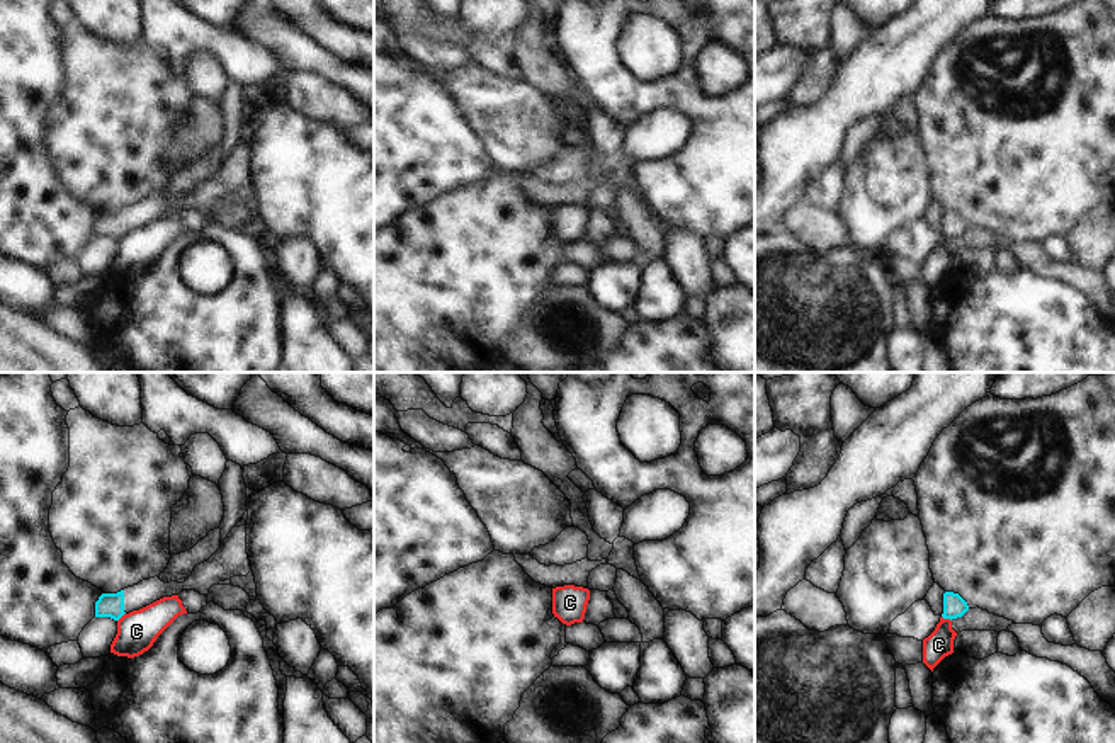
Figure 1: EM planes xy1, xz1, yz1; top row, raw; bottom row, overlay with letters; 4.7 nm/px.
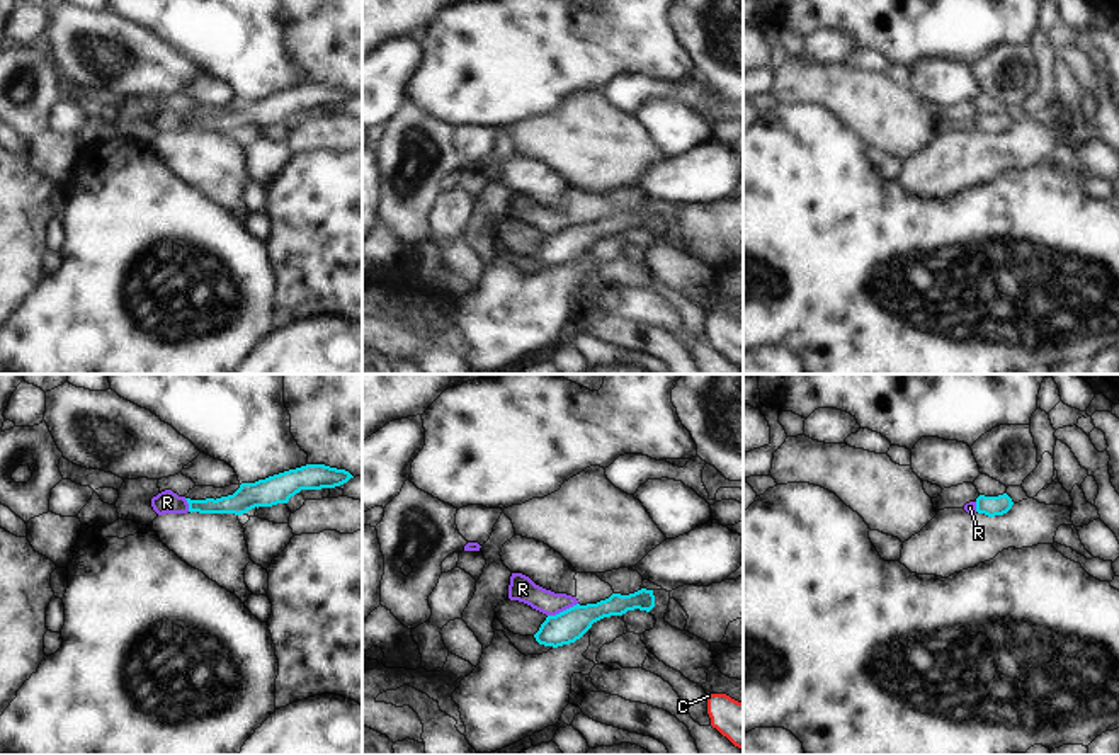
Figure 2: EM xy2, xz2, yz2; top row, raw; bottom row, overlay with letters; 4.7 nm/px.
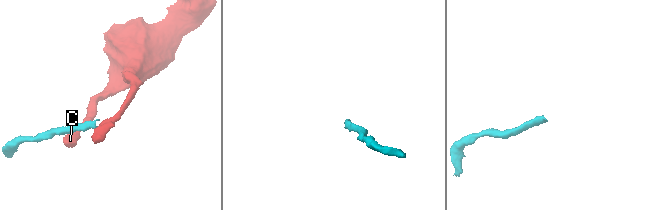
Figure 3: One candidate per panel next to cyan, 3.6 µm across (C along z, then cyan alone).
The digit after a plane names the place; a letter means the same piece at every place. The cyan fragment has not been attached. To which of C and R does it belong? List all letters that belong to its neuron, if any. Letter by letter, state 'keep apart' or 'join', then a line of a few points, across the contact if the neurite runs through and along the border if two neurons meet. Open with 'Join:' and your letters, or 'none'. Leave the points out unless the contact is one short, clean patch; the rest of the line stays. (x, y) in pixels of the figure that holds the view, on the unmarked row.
Join: none
C: keep apart; line yz1 (942, 235), (950, 240)
R: keep apart; line xz2 (577, 221), (548, 235)

